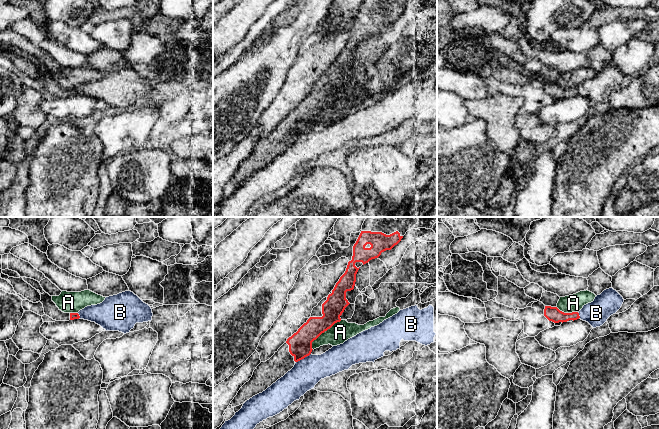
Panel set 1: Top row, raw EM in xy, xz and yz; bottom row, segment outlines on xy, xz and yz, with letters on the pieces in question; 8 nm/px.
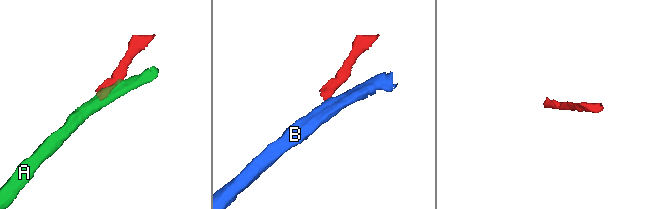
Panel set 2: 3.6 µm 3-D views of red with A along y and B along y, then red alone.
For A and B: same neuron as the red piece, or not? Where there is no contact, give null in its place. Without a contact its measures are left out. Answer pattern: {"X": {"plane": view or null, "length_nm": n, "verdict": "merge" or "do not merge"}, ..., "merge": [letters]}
{"A": {"plane": "xz", "length_nm": 340, "verdict": "do not merge"}, "B": {"plane": "xz", "length_nm": 140, "verdict": "do not merge"}, "merge": []}

